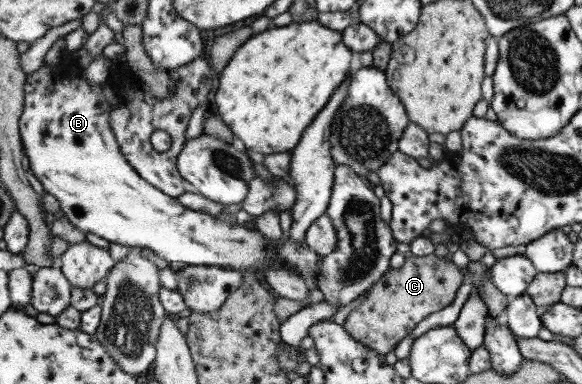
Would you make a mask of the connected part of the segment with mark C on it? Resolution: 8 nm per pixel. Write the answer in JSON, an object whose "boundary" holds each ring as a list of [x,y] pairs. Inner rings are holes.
{"boundary":[[[412,254],[401,268],[391,268],[369,289],[366,300],[348,314],[343,325],[354,340],[367,347],[384,355],[394,352],[420,322],[453,304],[463,286],[465,270],[451,256]]]}

